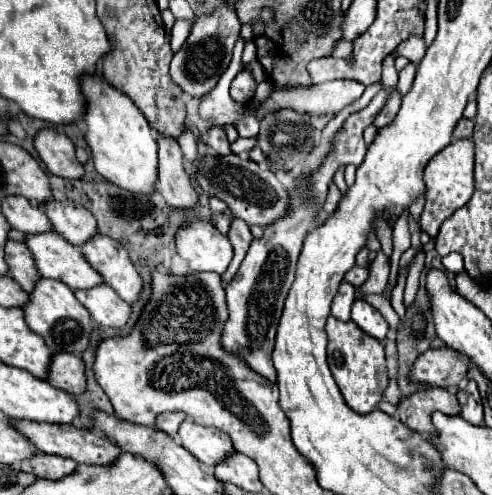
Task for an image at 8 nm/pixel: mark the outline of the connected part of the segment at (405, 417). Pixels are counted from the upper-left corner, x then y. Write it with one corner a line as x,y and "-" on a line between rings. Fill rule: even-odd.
428,386
426,390
416,390
410,396
404,396
396,406
396,416
414,432
434,432
430,428
430,412
444,412
444,414
458,414
460,406
454,394
446,392
444,388

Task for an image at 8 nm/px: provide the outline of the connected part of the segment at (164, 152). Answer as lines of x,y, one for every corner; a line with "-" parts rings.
158,134
158,190
164,200
176,208
190,208
198,202
196,190
184,172
184,156
178,142
170,136

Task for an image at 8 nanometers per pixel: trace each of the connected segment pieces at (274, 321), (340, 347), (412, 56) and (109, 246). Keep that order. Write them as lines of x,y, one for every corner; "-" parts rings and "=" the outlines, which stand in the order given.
380,90
380,94
374,96
372,102
364,110
354,112
346,118
342,128
334,134
332,146
324,162
318,166
318,170
310,172
302,182
294,182
294,186
290,188
290,204
288,204
286,214
278,218
274,224
268,224
260,240
258,238
252,240
240,270
236,272
234,280
226,284
226,302
228,302
230,318
222,332
222,344
230,352
238,352
240,356
244,356
250,368
254,368
266,380
276,382
276,370
272,364
274,336
276,336
280,314
282,314
284,298
294,282
294,270
296,270
298,254
302,250
302,240
306,238
306,232
310,232
310,228
314,226
314,220
326,202
328,184
332,182
336,170
348,164
354,164
354,166
362,164
364,154
366,154
362,130
368,124
372,124
374,116
378,114
378,108
382,108
382,104
386,102
386,92
388,90
=
330,316
326,322
326,334
328,366
346,404
358,414
372,412
374,406
378,406
382,400
382,394
388,386
388,368
382,344
372,336
366,336
366,332
362,332
352,320
340,322
334,316
=
408,38
408,40
404,40
404,42
394,50
394,56
406,56
410,62
418,64
418,62
422,60
424,52
426,52
426,44
424,44
422,38
418,38
418,40
=
96,234
80,246
88,264
100,272
106,284
110,284
122,300
132,304
142,288
142,278
134,270
126,248
114,238

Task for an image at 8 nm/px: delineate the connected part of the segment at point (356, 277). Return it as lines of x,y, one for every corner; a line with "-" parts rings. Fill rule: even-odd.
354,266
352,268
352,276
350,276
350,280
346,280
346,282
350,282
352,286
362,286
366,280
368,280
368,276
370,276
370,272
366,270
366,268
360,268
360,266

